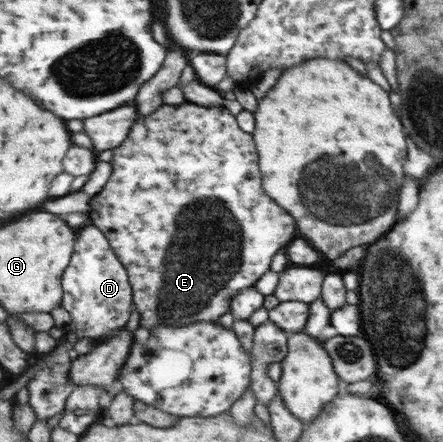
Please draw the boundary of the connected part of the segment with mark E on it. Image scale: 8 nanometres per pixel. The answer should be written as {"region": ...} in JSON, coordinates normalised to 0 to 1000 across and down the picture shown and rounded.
{"region":[[[413,233],[404,240],[363,238],[345,258],[318,260],[298,285],[291,308],[273,330],[253,337],[255,394],[237,425],[205,450],[199,480],[210,509],[221,511],[248,543],[255,566],[287,609],[302,661],[302,690],[316,706],[316,733],[332,747],[372,738],[422,738],[438,729],[488,731],[501,710],[524,699],[526,674],[562,649],[576,649],[582,633],[614,606],[616,581],[634,561],[675,532],[668,493],[616,452],[596,428],[594,391],[587,382],[587,351],[573,303],[551,296],[533,262],[508,240],[454,240]]]}

